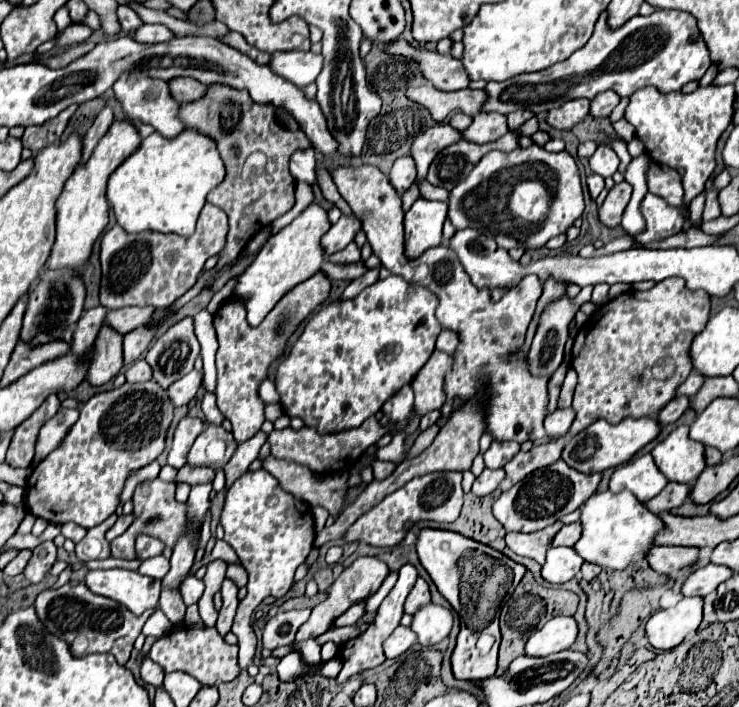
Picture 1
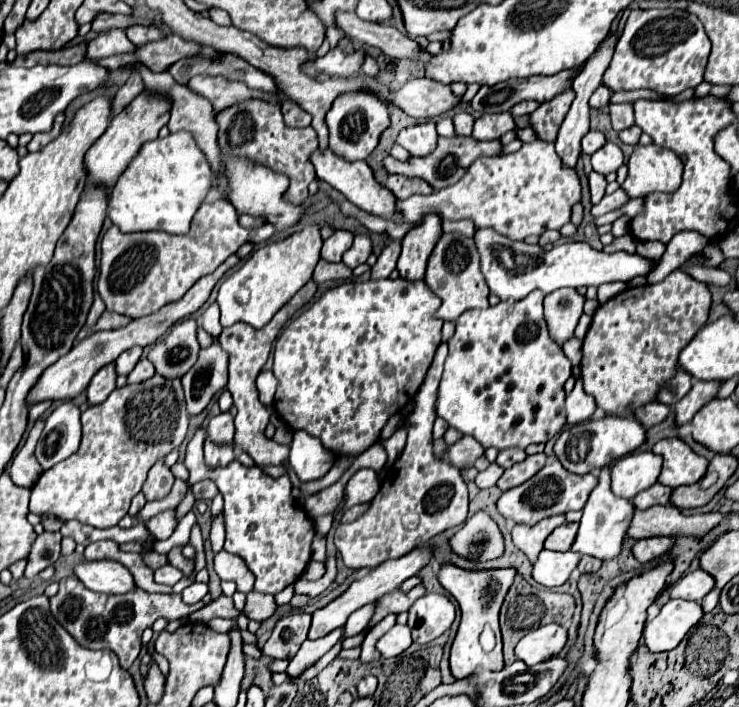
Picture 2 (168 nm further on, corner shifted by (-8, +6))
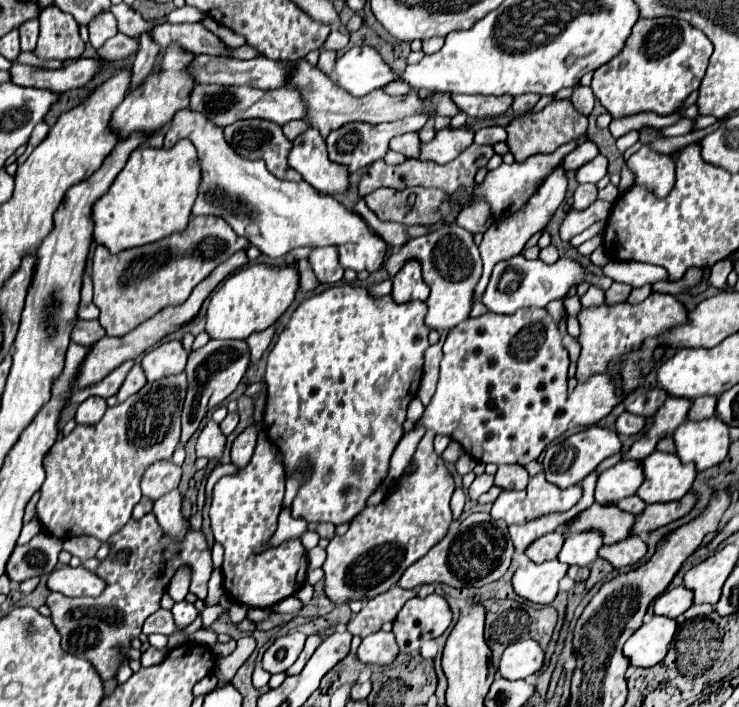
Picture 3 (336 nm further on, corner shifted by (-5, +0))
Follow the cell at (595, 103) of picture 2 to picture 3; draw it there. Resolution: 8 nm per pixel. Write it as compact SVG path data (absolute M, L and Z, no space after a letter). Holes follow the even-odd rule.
M577 86L577 88L573 90L573 94L571 94L569 100L571 100L571 104L575 106L575 110L581 112L581 114L585 114L585 116L591 114L593 104L595 104L595 96L593 96L591 88L585 88L585 86Z

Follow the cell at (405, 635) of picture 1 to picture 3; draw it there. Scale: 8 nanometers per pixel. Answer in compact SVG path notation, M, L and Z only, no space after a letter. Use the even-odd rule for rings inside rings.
M383 630L363 638L363 642L357 650L357 658L363 664L377 664L377 666L391 664L397 654L399 654L399 648L397 648L395 636L391 632L383 632Z

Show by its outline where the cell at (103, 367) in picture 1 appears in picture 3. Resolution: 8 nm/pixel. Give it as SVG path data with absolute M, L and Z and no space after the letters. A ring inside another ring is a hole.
M87 398L83 404L79 404L75 422L83 426L93 426L105 414L105 410L107 410L107 404L103 398Z

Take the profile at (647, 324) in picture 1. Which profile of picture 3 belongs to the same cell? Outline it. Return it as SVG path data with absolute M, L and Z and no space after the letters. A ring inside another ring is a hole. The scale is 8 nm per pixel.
M653 292L641 304L621 302L621 304L601 304L601 306L581 308L577 320L581 324L581 334L579 334L581 356L577 360L577 380L583 382L591 374L605 372L609 360L617 360L623 354L637 350L645 338L659 336L665 330L683 324L687 320L687 310L671 294Z

